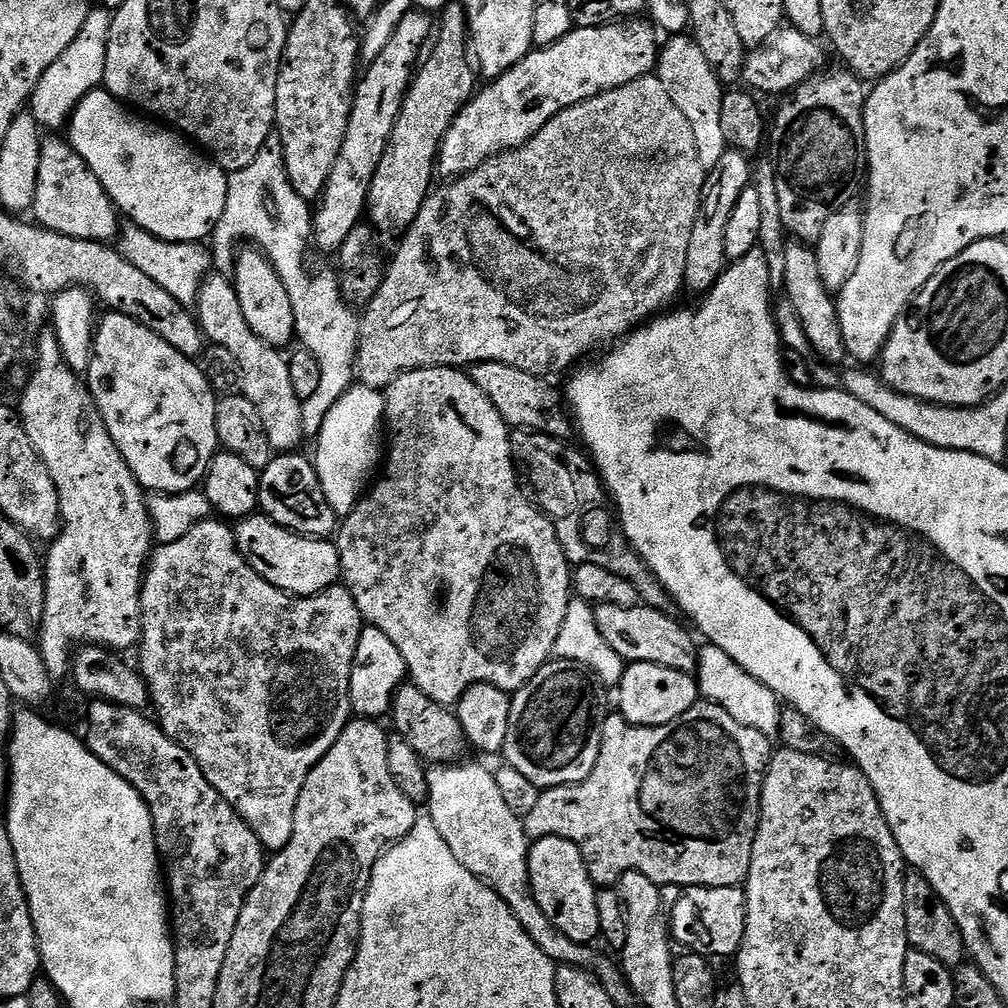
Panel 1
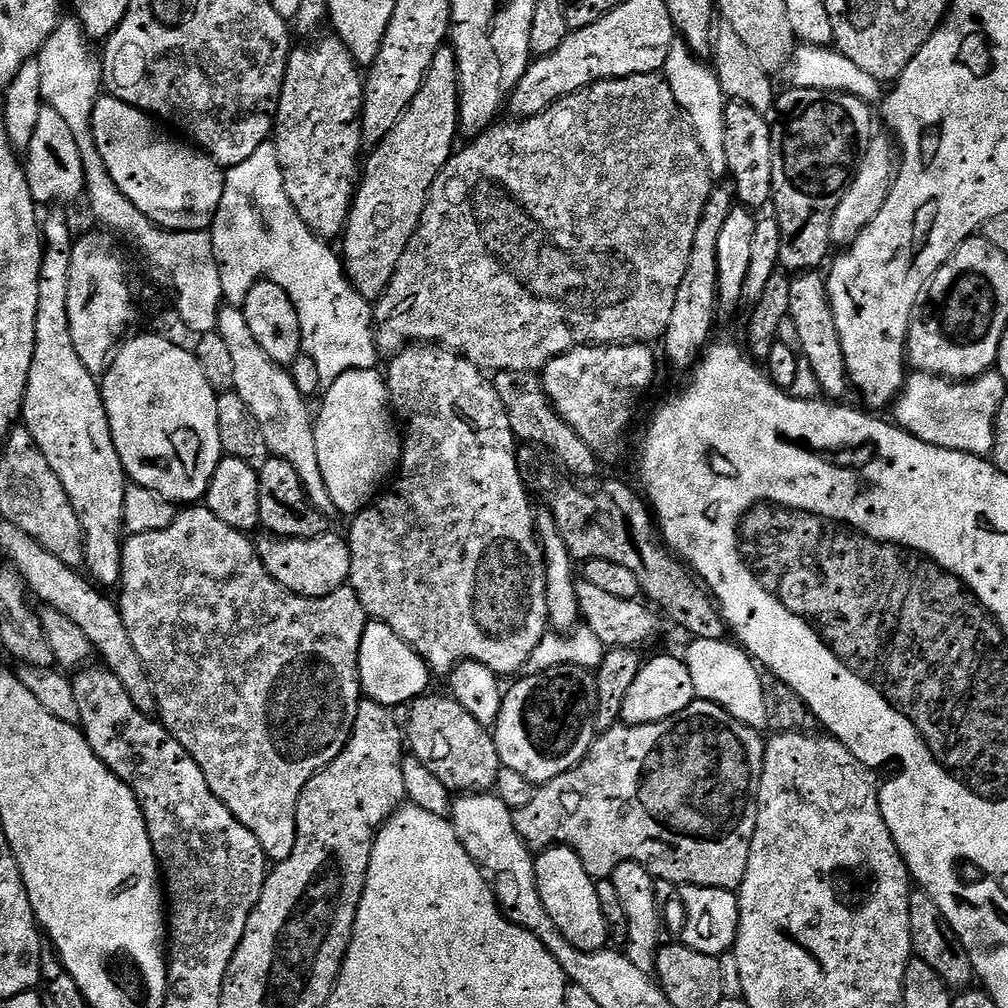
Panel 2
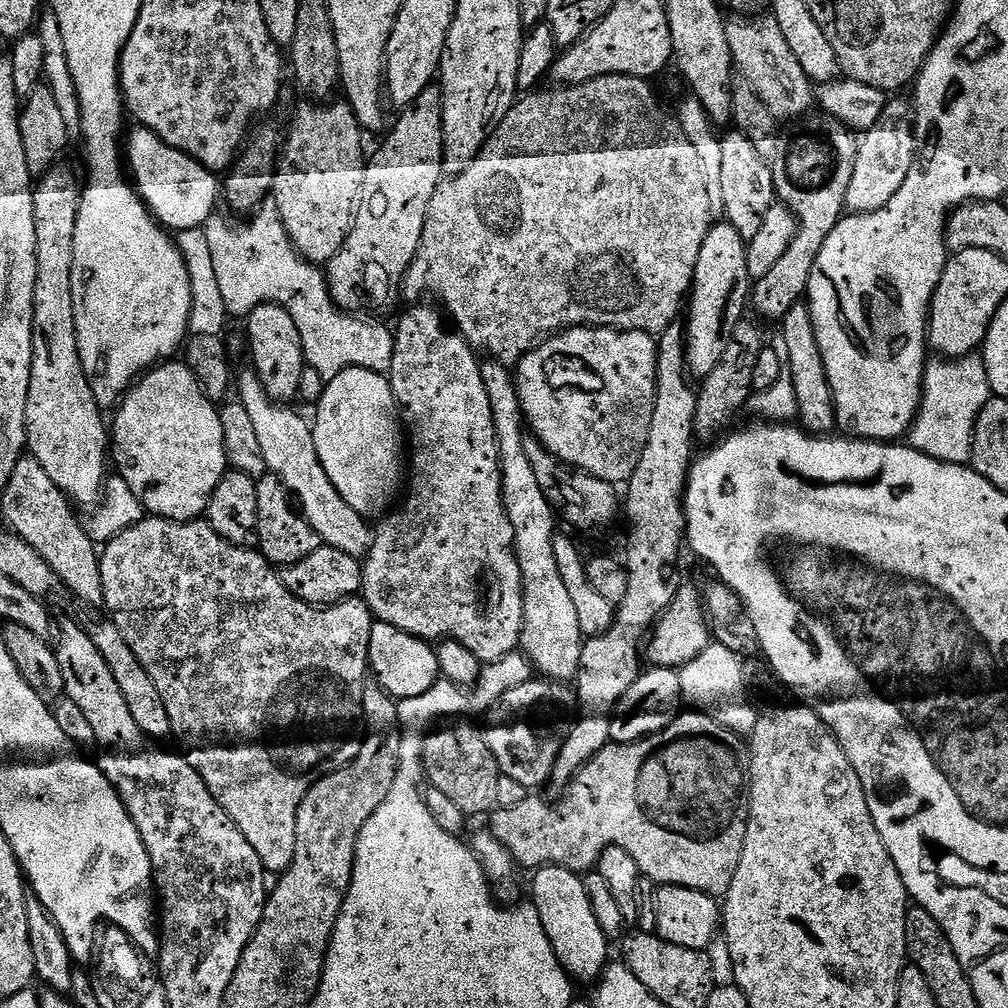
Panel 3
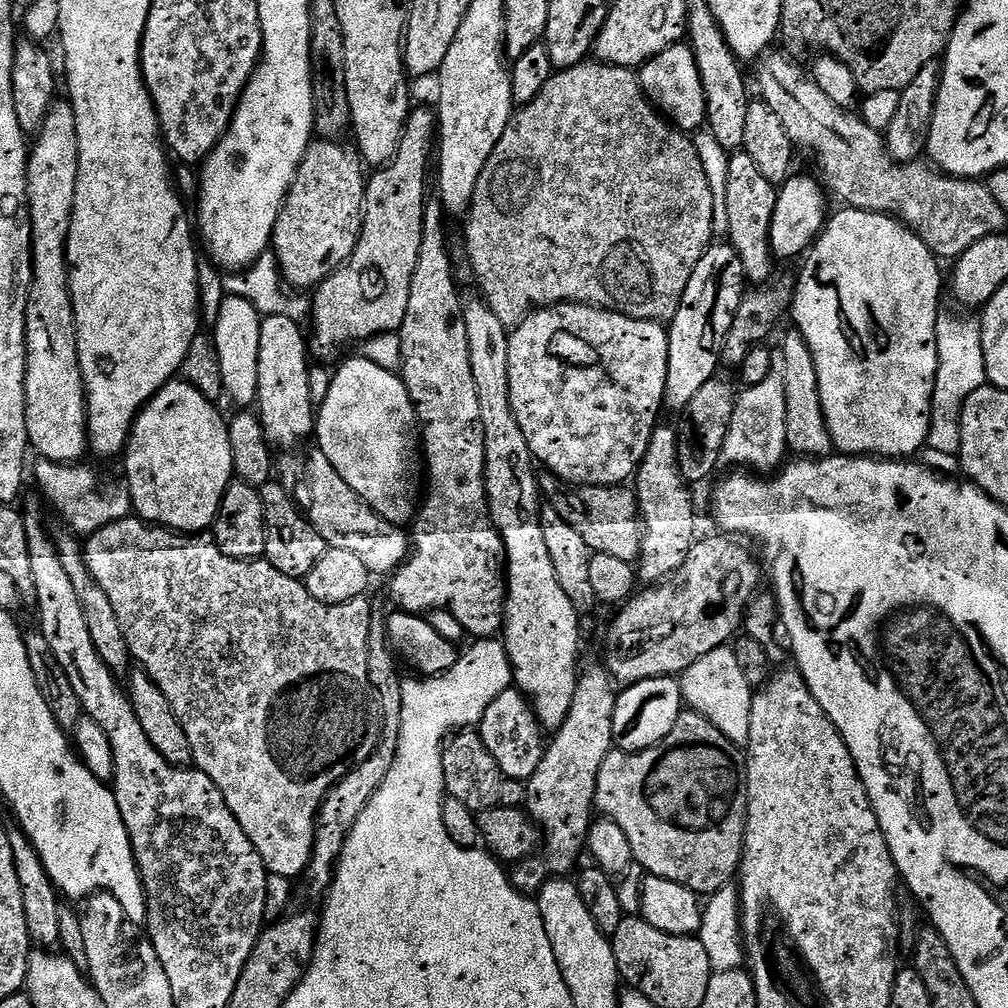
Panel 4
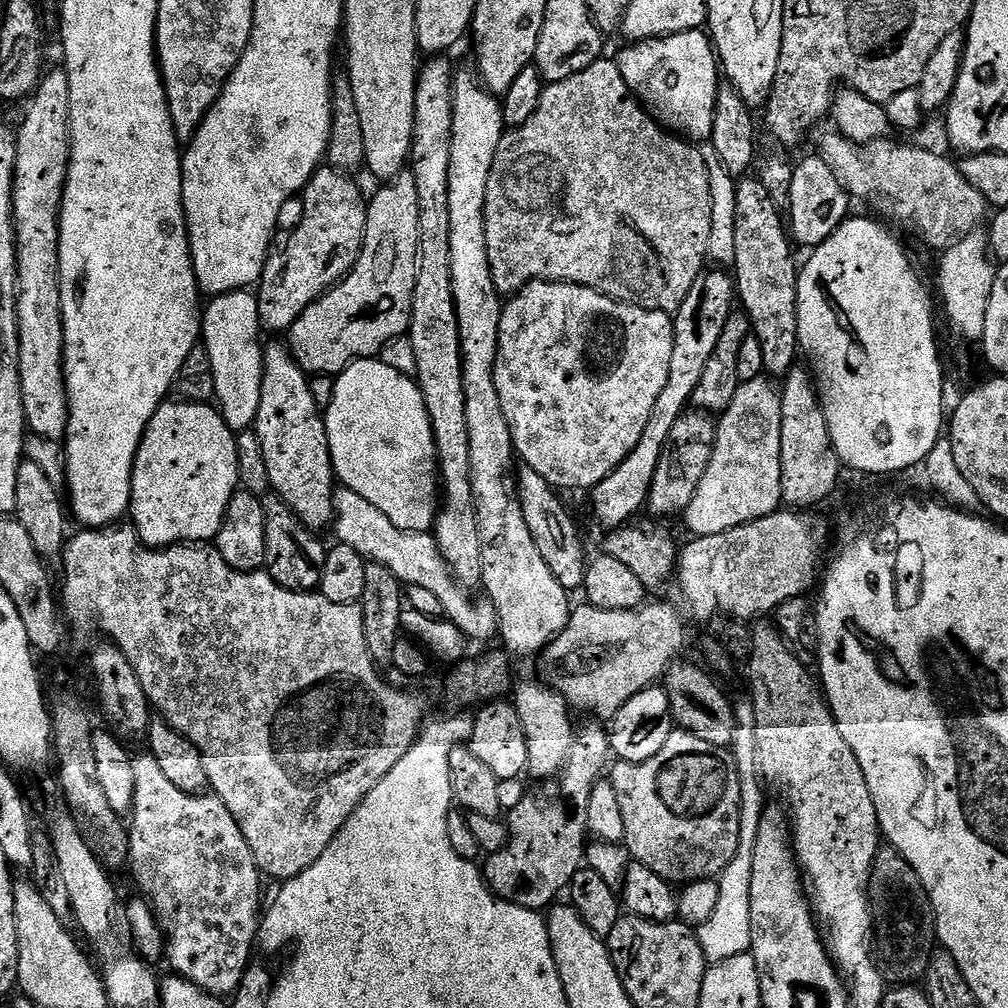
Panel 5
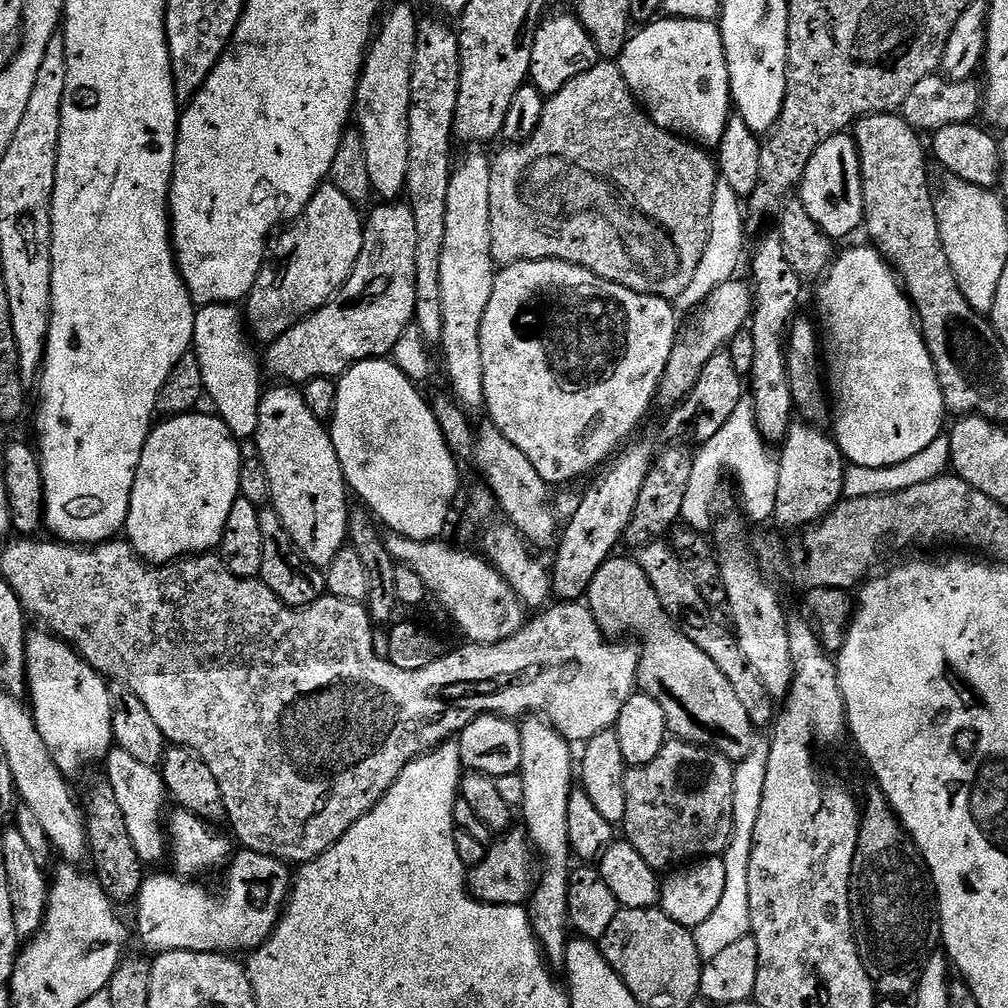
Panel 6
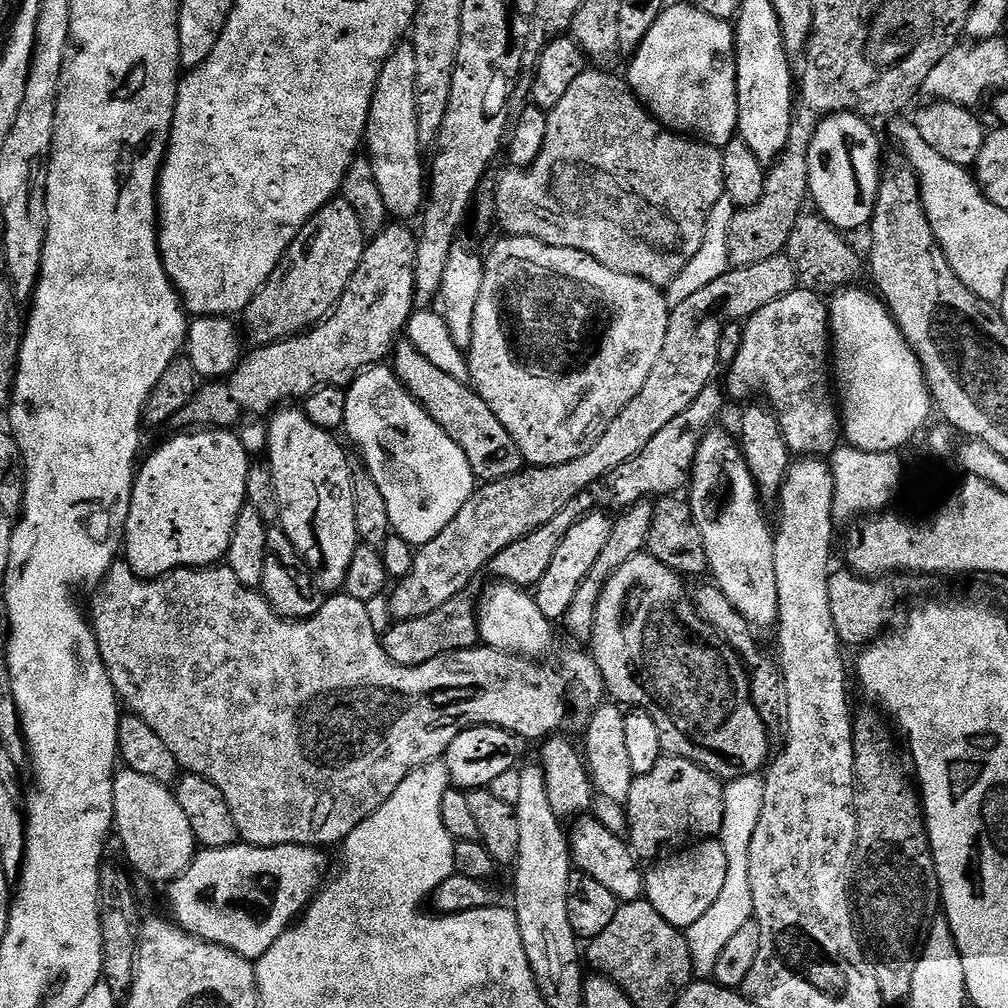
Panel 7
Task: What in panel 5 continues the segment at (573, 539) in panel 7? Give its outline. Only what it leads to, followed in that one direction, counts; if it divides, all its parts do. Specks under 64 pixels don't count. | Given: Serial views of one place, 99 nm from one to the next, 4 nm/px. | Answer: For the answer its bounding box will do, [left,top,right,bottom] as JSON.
[591,271,738,530]

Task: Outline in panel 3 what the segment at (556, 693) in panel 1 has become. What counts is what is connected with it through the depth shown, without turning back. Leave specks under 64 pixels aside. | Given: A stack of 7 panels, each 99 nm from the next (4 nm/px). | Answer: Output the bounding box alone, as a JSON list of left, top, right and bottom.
[488,678,578,790]

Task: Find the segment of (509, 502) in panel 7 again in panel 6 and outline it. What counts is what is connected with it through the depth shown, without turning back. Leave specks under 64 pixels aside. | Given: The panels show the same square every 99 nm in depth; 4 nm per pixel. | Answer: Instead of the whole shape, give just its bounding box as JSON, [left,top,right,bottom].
[659,278,754,406]

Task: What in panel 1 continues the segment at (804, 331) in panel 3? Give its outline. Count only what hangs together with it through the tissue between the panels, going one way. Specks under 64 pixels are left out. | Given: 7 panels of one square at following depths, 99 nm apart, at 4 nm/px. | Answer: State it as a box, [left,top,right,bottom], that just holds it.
[783,242,848,366]

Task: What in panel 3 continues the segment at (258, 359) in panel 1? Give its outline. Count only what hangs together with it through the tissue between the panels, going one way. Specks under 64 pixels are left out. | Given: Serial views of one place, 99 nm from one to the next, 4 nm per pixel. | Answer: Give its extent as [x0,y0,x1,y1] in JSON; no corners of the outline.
[238,370,373,558]

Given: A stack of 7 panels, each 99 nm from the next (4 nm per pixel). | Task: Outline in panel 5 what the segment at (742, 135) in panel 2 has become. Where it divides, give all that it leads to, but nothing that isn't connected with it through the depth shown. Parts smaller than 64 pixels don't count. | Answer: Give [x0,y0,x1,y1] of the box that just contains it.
[734,174,800,378]

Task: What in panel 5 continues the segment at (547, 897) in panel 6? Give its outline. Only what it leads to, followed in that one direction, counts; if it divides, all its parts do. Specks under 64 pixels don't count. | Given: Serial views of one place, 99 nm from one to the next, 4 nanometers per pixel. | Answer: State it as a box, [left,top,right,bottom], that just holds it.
[514,680,574,782]

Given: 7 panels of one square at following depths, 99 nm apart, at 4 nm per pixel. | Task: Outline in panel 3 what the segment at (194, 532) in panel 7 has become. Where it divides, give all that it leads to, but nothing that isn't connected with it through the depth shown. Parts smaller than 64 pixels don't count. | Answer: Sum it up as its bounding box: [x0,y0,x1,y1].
[110,362,230,520]

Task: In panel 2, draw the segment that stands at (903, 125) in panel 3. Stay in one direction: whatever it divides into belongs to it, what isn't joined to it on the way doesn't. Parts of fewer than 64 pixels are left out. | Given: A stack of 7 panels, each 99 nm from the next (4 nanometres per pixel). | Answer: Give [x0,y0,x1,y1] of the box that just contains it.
[830,135,898,250]

